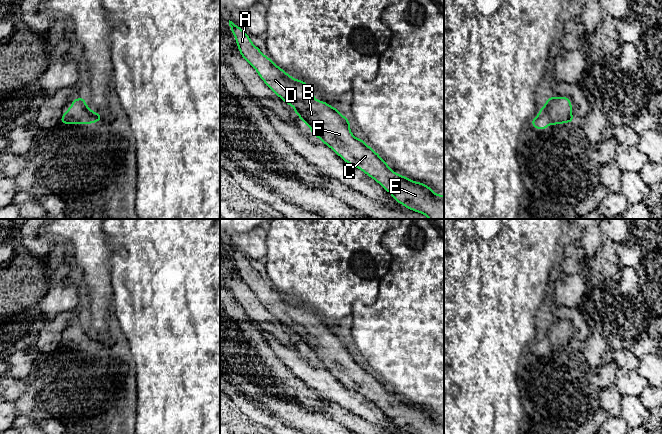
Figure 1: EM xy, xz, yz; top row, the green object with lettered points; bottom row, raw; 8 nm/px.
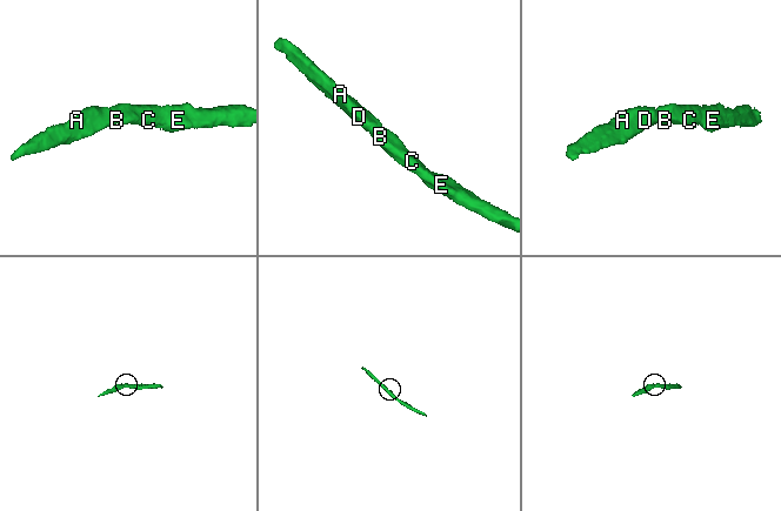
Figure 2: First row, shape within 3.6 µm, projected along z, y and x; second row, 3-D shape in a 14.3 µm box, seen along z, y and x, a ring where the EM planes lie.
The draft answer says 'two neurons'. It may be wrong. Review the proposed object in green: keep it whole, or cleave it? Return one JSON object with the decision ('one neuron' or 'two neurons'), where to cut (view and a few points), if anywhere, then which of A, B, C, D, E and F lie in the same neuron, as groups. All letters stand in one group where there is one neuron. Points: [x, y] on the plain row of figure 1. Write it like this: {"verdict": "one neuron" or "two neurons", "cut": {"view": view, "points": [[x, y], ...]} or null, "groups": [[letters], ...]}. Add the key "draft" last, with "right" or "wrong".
{"verdict": "one neuron", "cut": null, "groups": [["A", "B", "C", "D", "E", "F"]], "draft": "wrong"}

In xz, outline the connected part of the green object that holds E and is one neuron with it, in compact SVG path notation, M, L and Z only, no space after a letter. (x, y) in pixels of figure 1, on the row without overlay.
M229 244L229 250L235 261L240 279L257 295L266 310L271 313L287 329L293 330L295 338L311 353L311 357L331 372L347 388L353 389L374 403L393 423L410 434L444 434L444 419L438 419L428 409L413 405L395 397L389 389L366 368L363 363L356 362L350 354L350 345L339 334L327 326L314 322L311 311L304 305L295 303L277 290L268 280L250 264L249 259Z

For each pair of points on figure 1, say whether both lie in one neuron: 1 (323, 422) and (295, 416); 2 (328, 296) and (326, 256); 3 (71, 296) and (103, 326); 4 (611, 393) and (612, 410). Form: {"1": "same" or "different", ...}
{"1": "same", "2": "same", "3": "different", "4": "same"}

